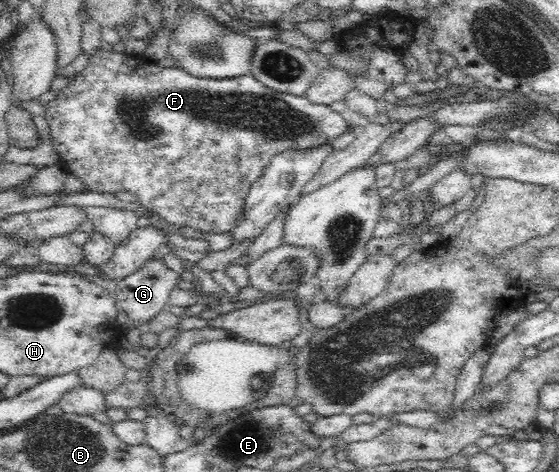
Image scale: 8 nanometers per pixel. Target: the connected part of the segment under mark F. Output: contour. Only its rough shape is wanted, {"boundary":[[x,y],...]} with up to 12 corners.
{"boundary":[[100,48],[45,104],[59,164],[230,232],[325,104]]}

